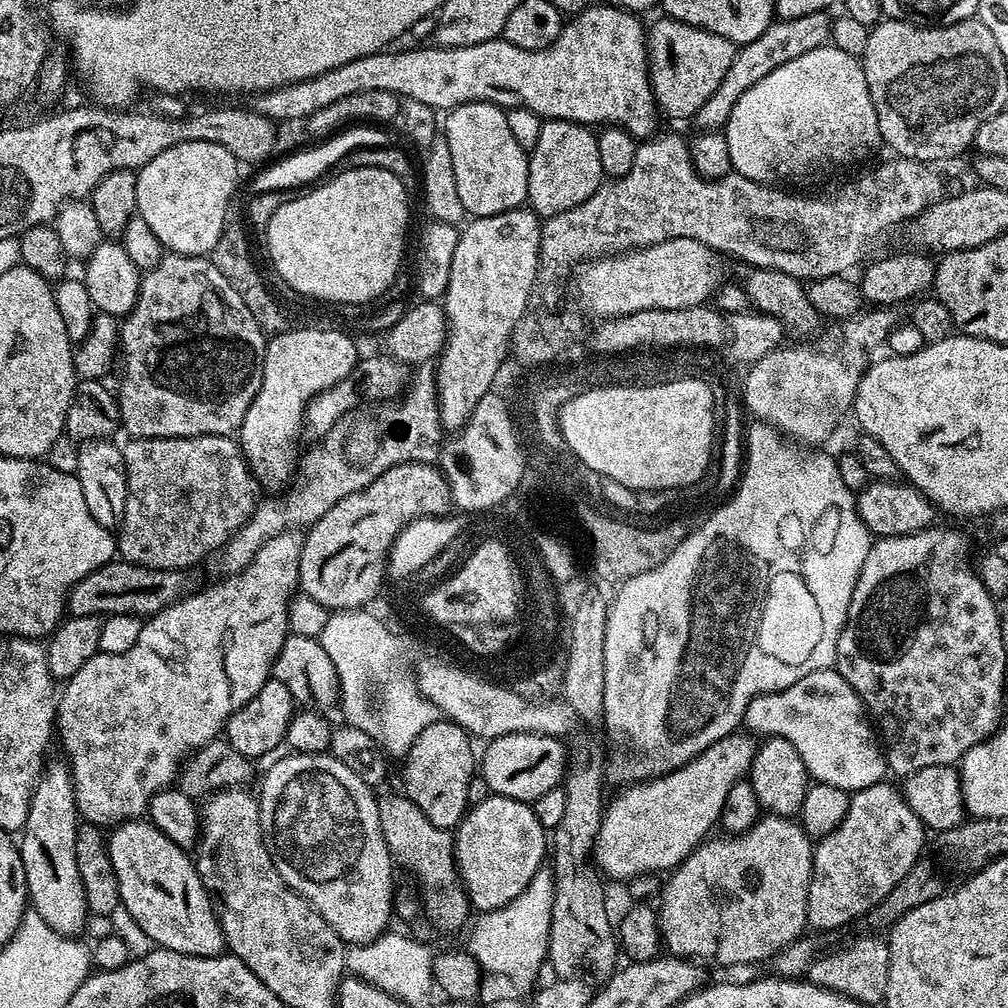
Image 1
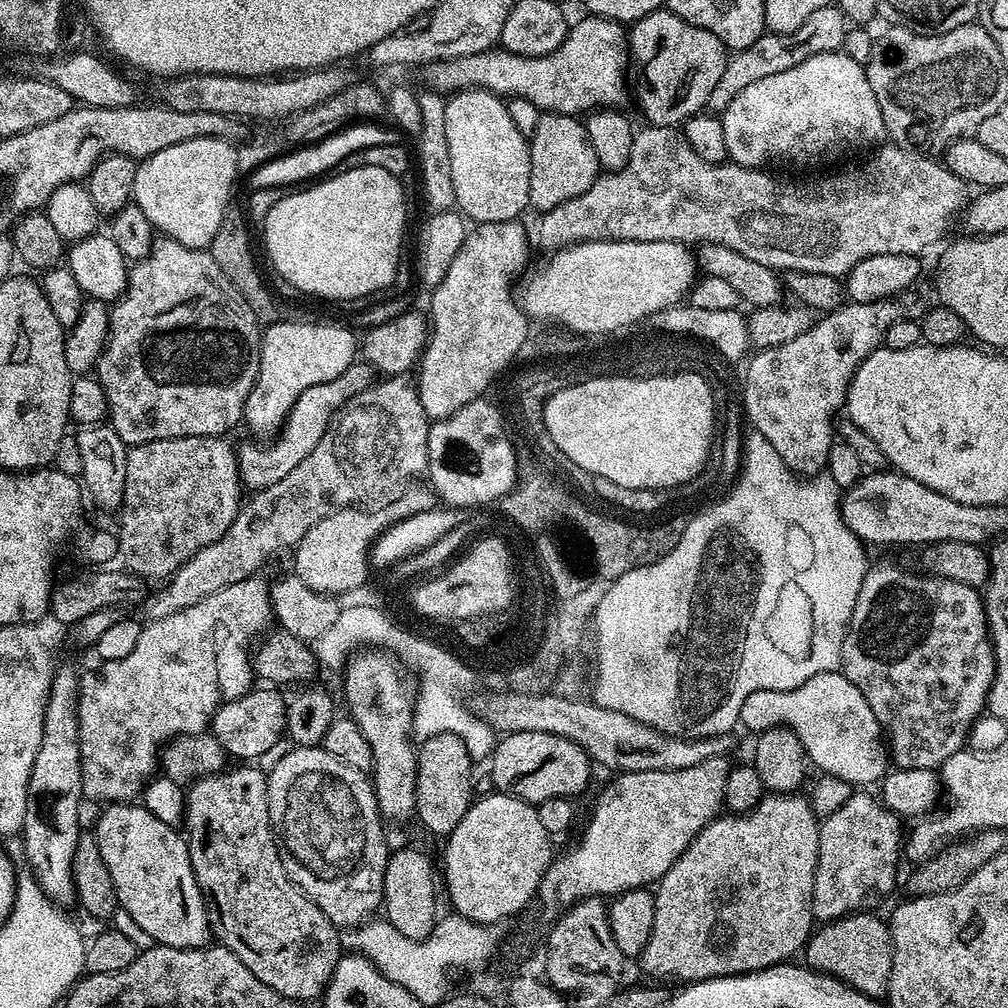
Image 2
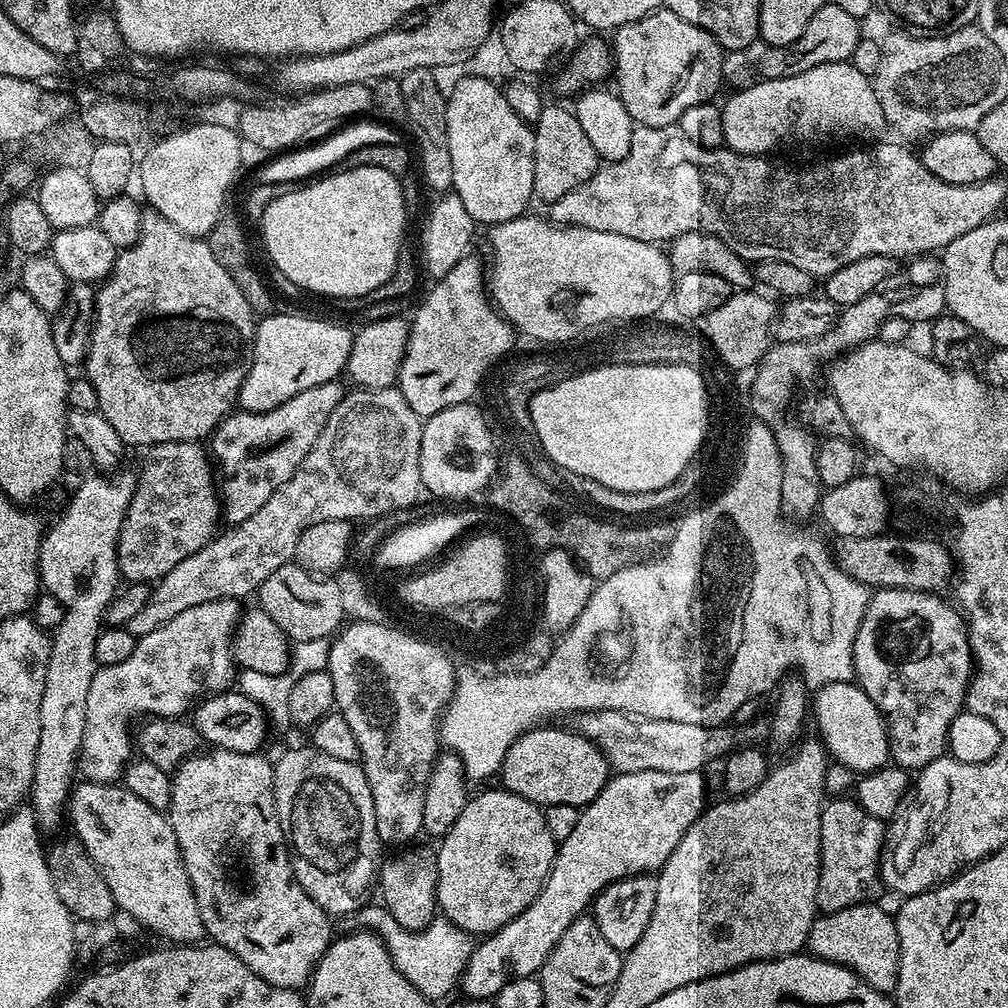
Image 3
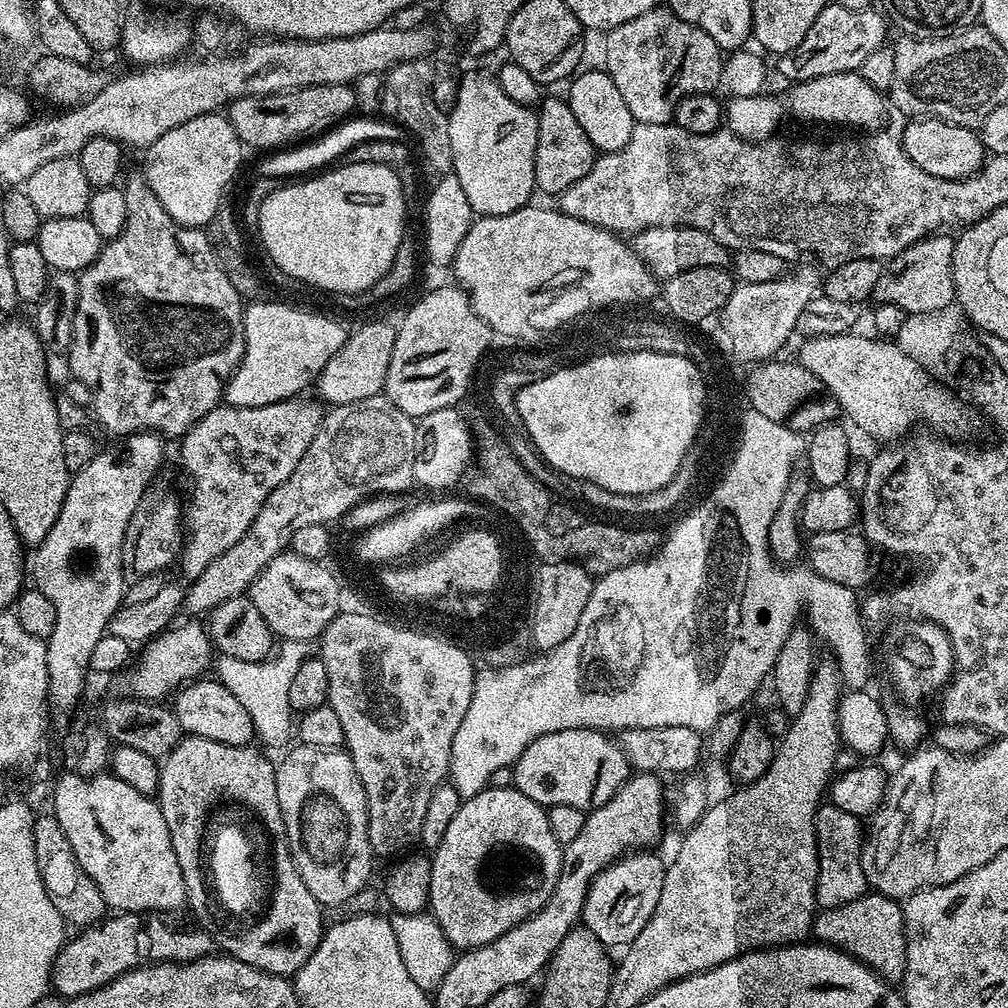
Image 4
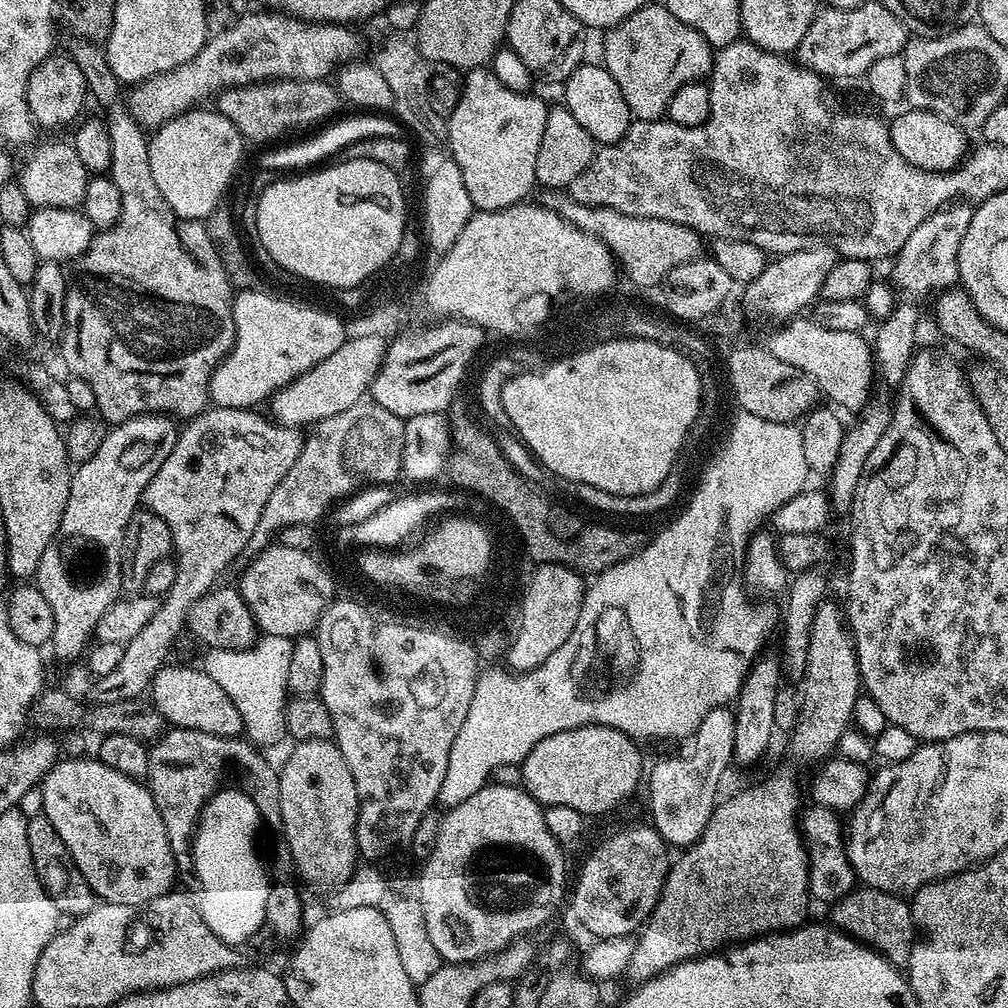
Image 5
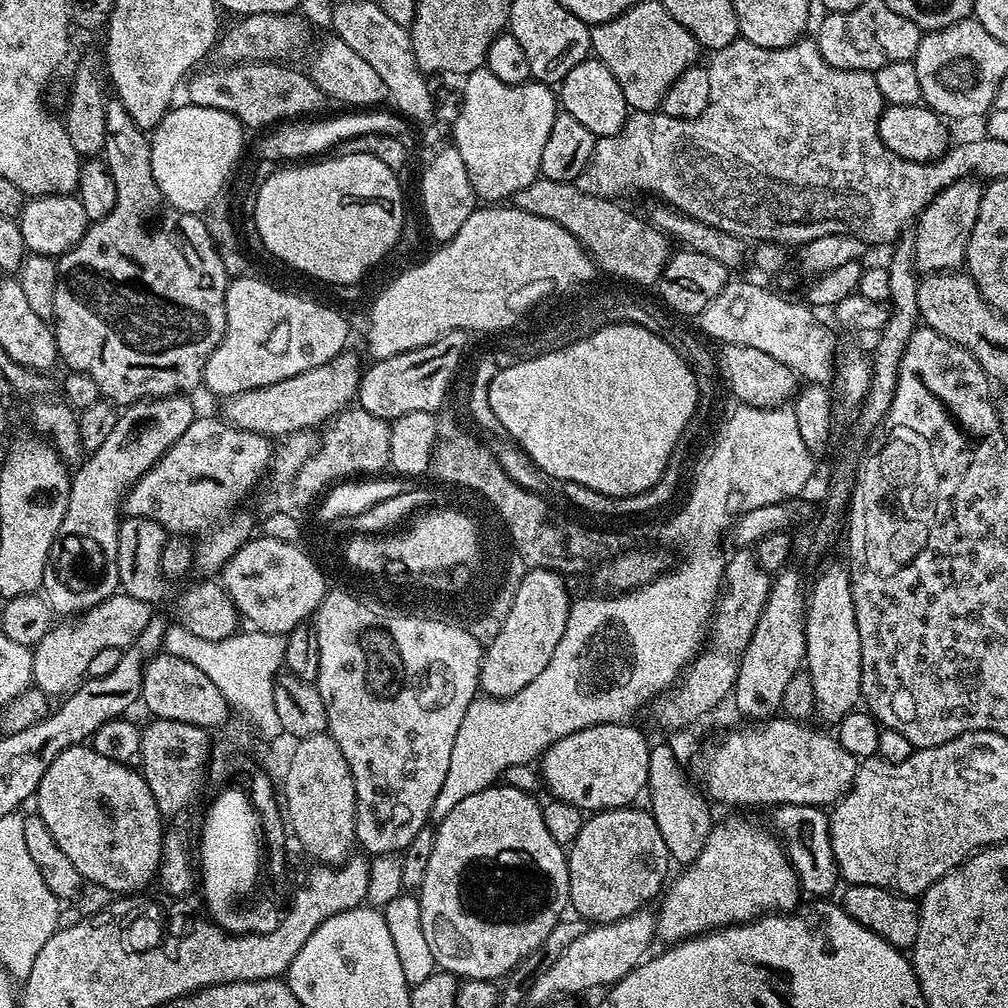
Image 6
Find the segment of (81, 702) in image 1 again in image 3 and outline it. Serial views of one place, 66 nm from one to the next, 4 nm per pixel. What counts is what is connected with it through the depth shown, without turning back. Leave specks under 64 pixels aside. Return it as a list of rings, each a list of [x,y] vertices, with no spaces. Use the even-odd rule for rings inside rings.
[[[237,599],[215,600],[202,602],[202,606],[190,606],[190,610],[182,610],[178,618],[170,618],[166,626],[158,626],[158,630],[150,630],[150,634],[139,637],[130,658],[118,662],[118,666],[97,667],[90,682],[90,695],[86,697],[86,730],[82,734],[78,765],[85,781],[94,784],[115,784],[123,777],[124,769],[134,756],[134,736],[131,731],[128,733],[128,727],[135,716],[180,718],[201,698],[209,694],[227,692],[233,687],[232,637],[236,635],[236,626],[240,623],[240,605],[241,601]]]

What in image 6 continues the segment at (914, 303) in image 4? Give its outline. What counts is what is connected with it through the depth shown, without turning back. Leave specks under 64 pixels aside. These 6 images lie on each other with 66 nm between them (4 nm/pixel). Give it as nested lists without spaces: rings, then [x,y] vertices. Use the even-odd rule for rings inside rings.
[[[965,178],[963,180],[955,180],[950,182],[950,186],[942,188],[940,193],[920,213],[914,225],[917,232],[915,267],[921,273],[954,272],[965,267],[966,246],[970,242],[970,234],[974,230],[974,222],[978,222],[978,206],[982,206],[983,193],[984,188],[979,179]]]

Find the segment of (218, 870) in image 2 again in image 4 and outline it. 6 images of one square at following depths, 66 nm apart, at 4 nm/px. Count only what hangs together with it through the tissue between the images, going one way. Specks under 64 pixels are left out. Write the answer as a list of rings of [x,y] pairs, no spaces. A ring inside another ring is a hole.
[[[185,735],[176,743],[174,750],[159,761],[159,766],[160,777],[154,799],[162,810],[166,830],[170,830],[174,854],[178,854],[178,867],[182,870],[182,882],[186,886],[187,911],[192,911],[201,920],[197,920],[201,925],[208,926],[212,920],[212,906],[214,908],[206,883],[206,864],[203,859],[200,861],[200,847],[203,849],[206,844],[204,823],[212,807],[223,800],[241,804],[249,808],[272,835],[272,882],[270,878],[270,895],[266,900],[268,909],[257,924],[245,930],[244,936],[226,937],[223,951],[263,972],[285,978],[295,977],[296,971],[308,961],[310,954],[314,954],[324,936],[326,916],[314,894],[310,894],[306,882],[302,882],[302,874],[298,874],[298,866],[288,845],[282,806],[278,806],[277,765],[271,764],[256,746],[226,746],[226,742],[210,742],[210,738]]]

